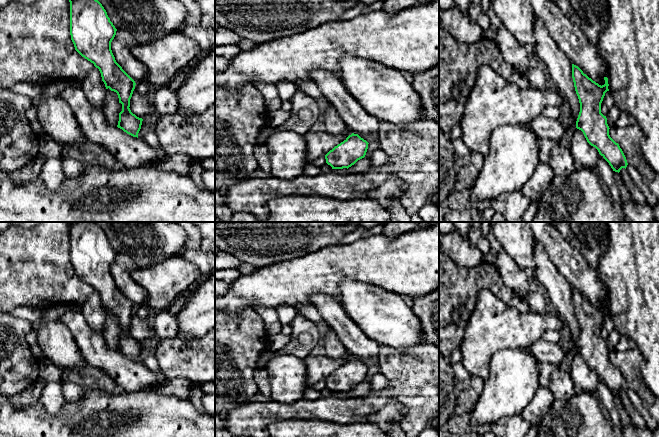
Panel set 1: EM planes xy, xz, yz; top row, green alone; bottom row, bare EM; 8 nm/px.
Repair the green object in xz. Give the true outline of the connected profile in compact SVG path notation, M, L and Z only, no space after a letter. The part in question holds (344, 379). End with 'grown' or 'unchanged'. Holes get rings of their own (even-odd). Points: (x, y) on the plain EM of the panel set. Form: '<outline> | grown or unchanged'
M352 357L325 379L326 387L332 393L348 393L358 384L365 381L368 368L358 358Z | unchanged

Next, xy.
M70 222L70 259L75 274L99 293L106 313L117 317L122 335L117 351L137 361L142 342L130 334L135 305L116 286L111 266L117 253L95 222Z | unchanged

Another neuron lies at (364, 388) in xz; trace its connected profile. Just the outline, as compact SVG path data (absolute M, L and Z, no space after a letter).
M362 382L358 384L354 389L348 392L352 397L364 397L373 391L372 385L370 382Z

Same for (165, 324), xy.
M168 310L157 311L152 326L153 340L151 344L154 346L162 339L177 335L177 326L176 314L172 314Z

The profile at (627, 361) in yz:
M639 349L618 351L609 353L610 361L619 368L627 387L635 391L641 399L643 407L659 425L659 398L654 396L640 375Z

